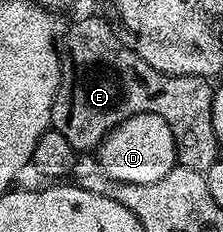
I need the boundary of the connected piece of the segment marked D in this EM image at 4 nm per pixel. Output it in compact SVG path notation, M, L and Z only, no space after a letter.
M137 114L120 121L107 133L97 149L97 155L98 167L107 179L131 185L157 182L176 167L178 161L169 124L157 114Z

